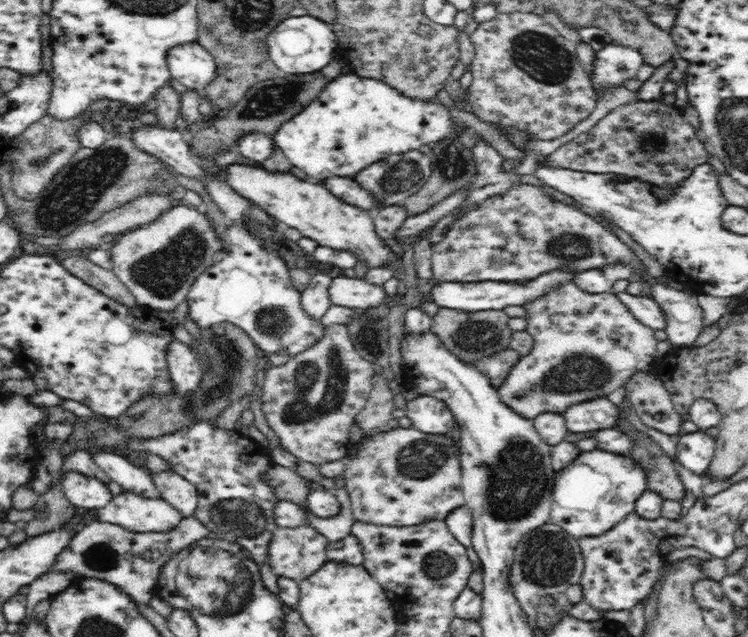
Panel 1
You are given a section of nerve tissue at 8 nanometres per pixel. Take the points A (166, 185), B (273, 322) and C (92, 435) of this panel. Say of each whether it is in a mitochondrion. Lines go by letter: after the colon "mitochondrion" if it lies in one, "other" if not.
A: other
B: mitochondrion
C: mitochondrion

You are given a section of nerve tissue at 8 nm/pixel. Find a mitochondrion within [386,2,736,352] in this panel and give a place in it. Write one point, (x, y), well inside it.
(544, 58)

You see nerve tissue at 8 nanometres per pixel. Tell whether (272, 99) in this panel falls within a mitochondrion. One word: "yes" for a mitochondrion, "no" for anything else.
yes

